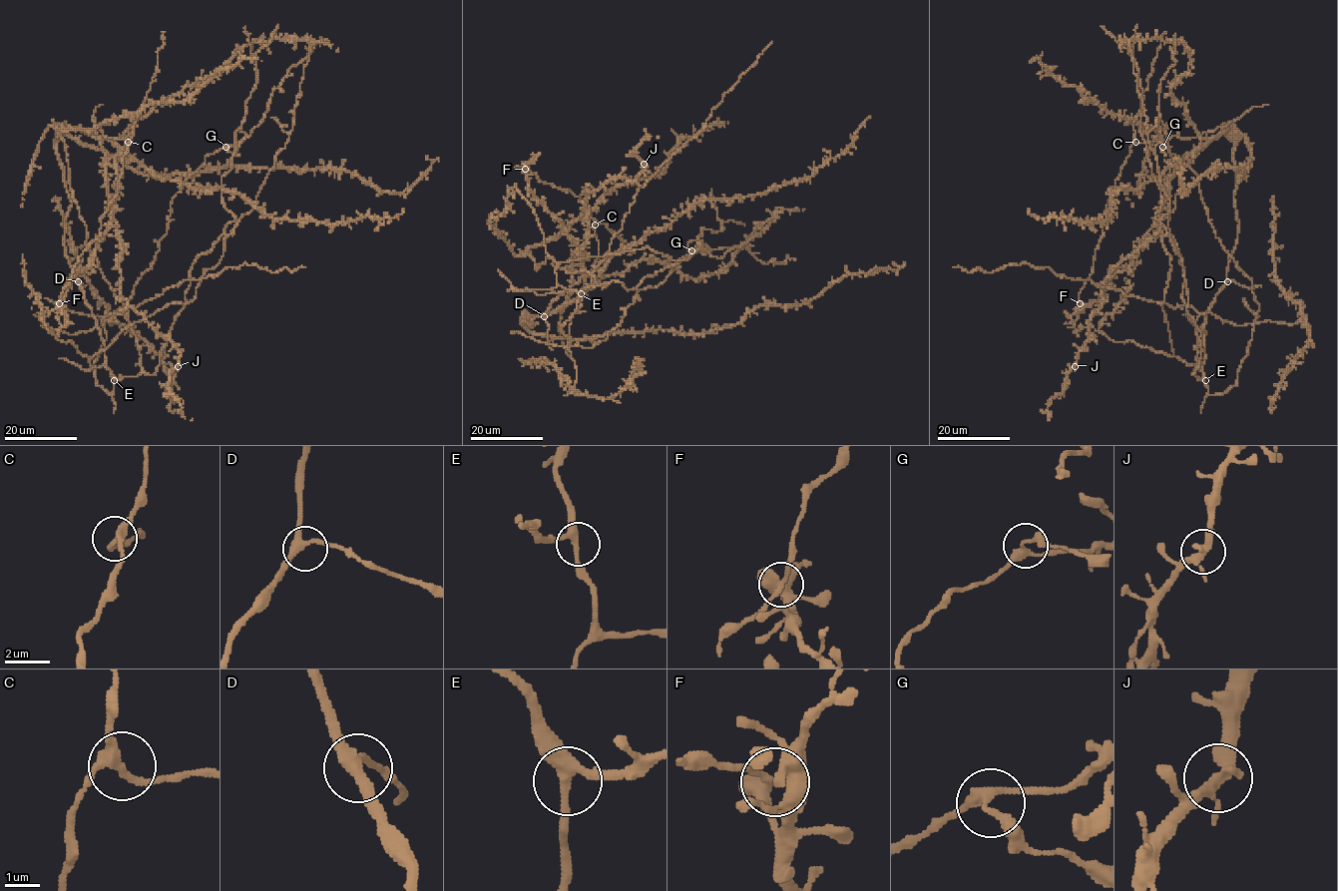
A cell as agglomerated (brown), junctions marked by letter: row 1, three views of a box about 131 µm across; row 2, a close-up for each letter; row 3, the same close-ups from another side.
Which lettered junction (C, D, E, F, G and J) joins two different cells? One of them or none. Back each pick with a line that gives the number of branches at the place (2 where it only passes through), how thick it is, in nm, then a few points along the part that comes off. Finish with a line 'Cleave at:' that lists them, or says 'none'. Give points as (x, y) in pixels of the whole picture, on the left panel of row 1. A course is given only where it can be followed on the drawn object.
Cleave at: none

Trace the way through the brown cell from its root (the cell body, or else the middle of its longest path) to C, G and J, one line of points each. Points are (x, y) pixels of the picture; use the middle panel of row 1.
C: (531, 327), (538, 322), (523, 322), (567, 299), (577, 242), (534, 196), (525, 169), (579, 197), (595, 224)
G: (531, 327), (575, 289), (561, 329), (591, 348), (691, 250)
J: (531, 327), (538, 322), (523, 322), (567, 299), (573, 255), (588, 228), (587, 192), (634, 181), (644, 164)

